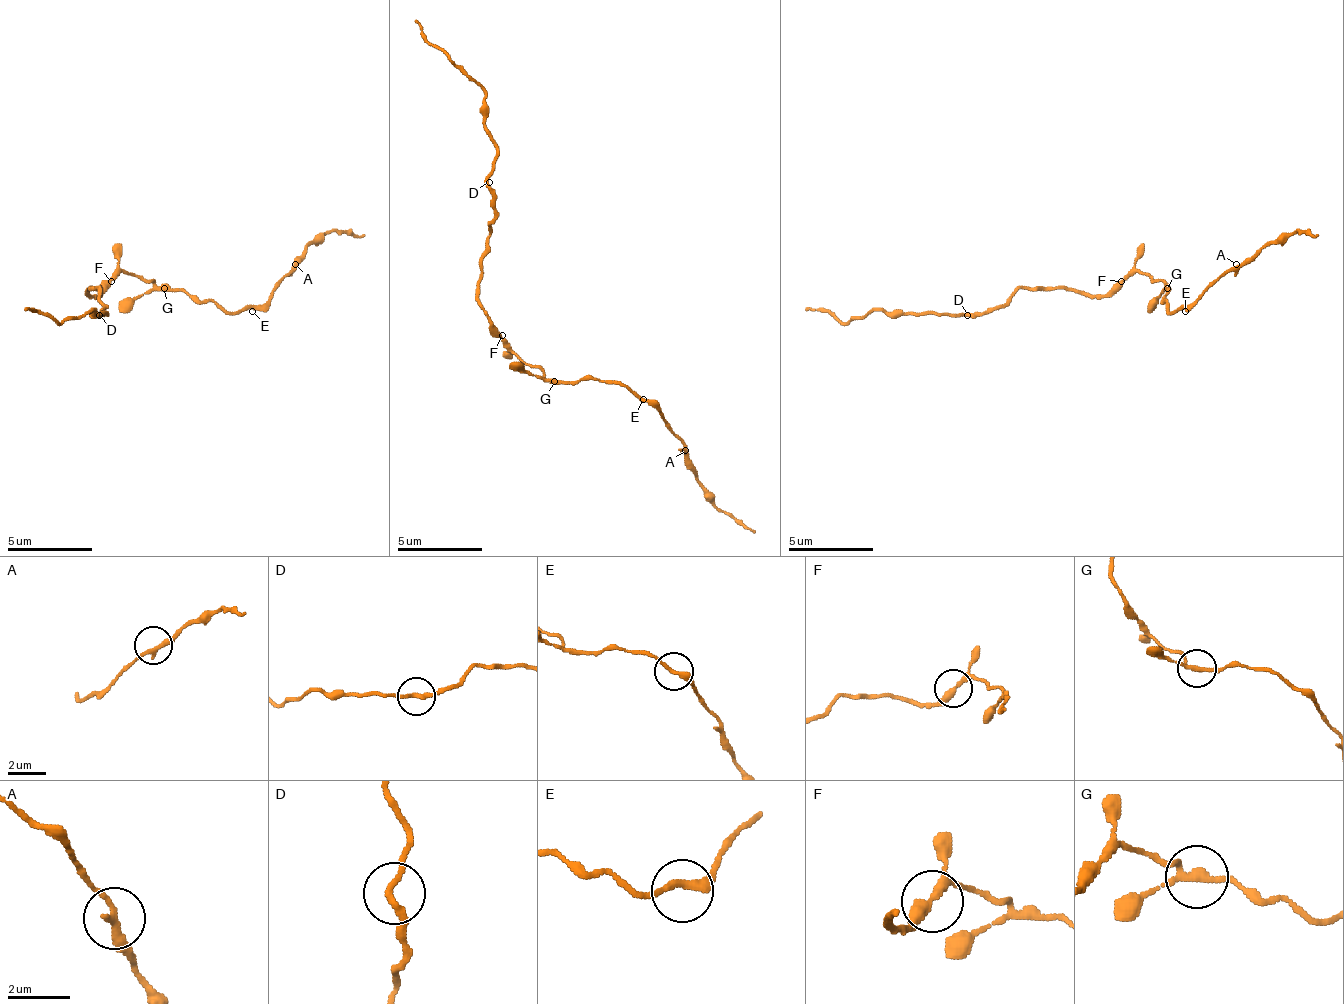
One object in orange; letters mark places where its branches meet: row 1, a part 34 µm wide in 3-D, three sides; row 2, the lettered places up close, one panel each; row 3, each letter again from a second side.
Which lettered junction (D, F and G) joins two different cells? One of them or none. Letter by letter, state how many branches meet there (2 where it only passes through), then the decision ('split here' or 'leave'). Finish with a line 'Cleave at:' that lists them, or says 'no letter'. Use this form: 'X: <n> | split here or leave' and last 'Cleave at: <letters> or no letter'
D: 2 | leave
F: 2 | leave
G: 3 | leave
Cleave at: no letter

